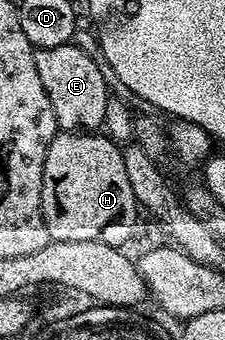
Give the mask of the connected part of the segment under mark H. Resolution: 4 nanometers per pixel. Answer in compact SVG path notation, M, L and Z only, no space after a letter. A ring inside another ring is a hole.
M97 131L57 132L43 163L41 210L54 241L95 240L127 246L137 229L139 206L127 179L127 167L123 167L122 146Z

